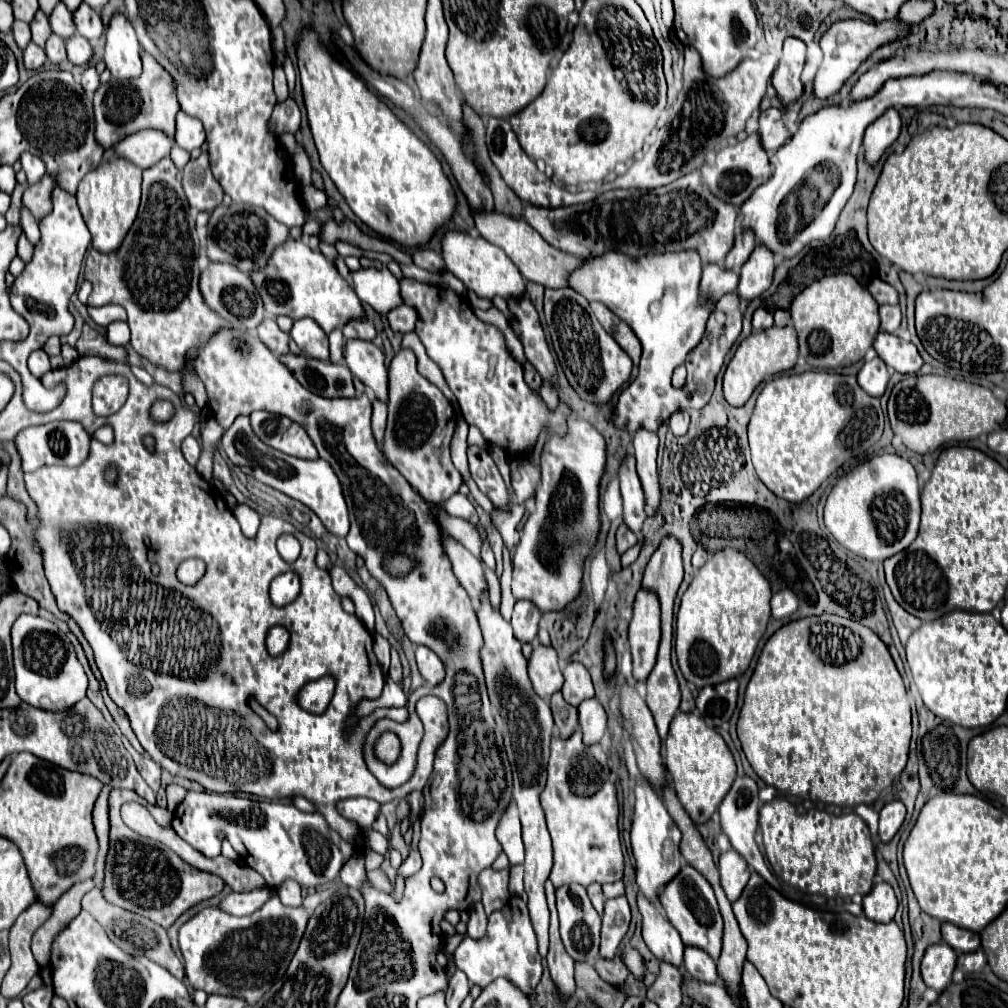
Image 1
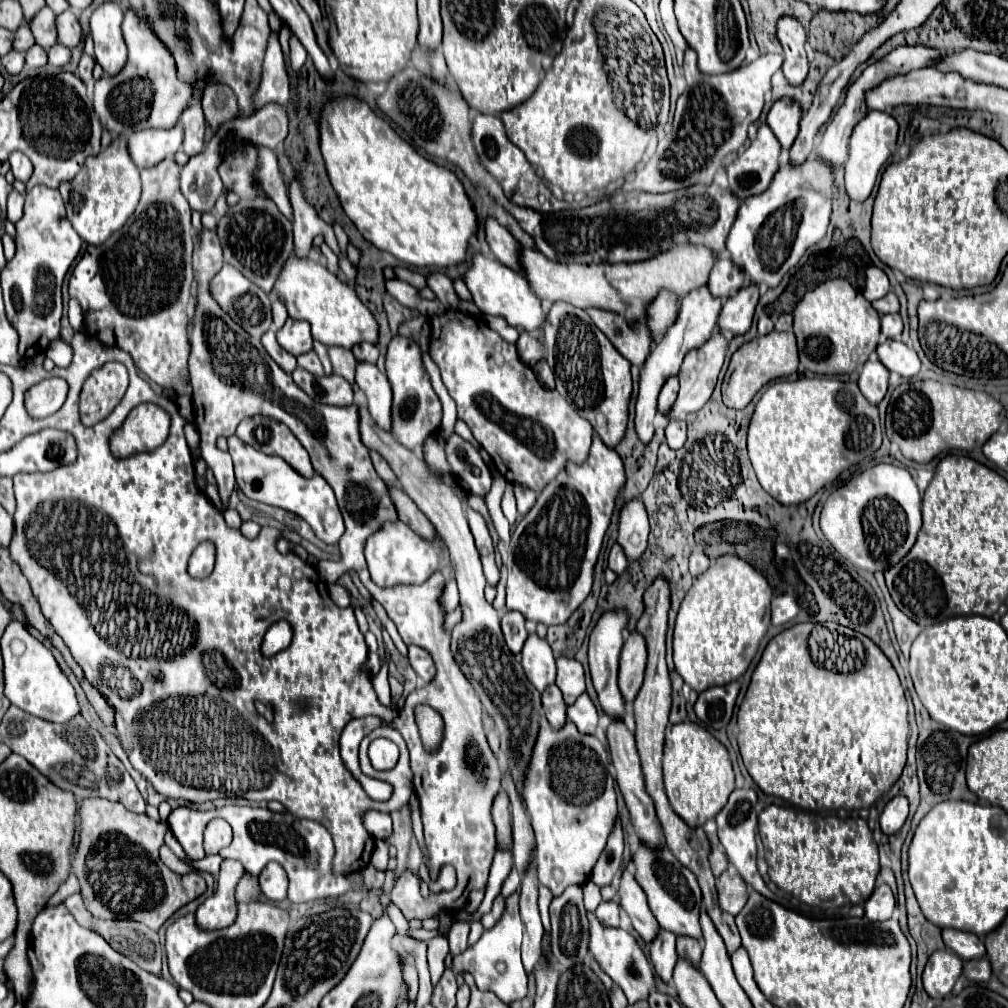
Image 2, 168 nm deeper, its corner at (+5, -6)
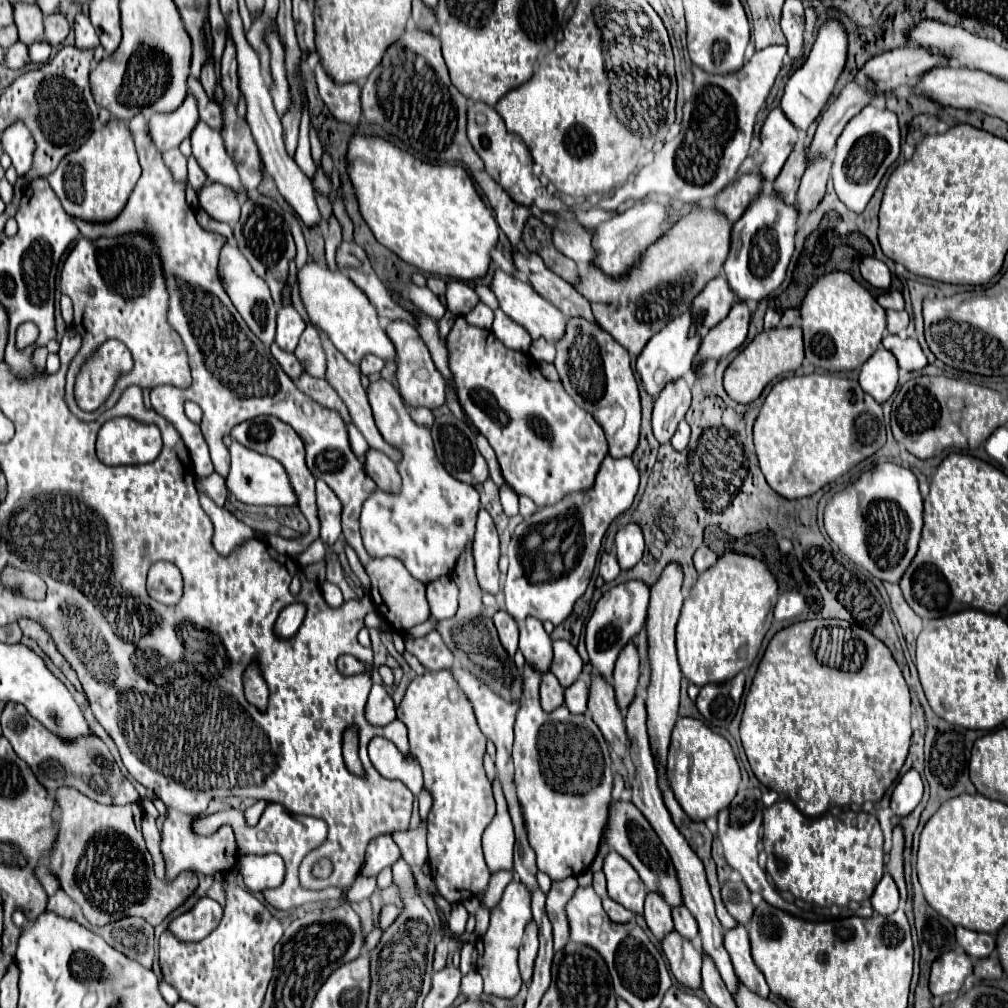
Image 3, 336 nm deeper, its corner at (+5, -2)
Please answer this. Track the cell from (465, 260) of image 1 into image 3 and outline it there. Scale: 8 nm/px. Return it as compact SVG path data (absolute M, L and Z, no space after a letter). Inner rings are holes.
M496 270L490 288L492 288L492 292L494 292L496 298L498 298L502 312L508 314L508 316L510 316L514 322L518 322L520 326L524 326L524 328L530 332L532 340L544 338L546 342L554 344L554 342L558 342L558 338L562 338L562 334L566 332L566 318L564 318L564 314L562 314L556 306L552 306L546 298L542 298L530 284L526 284L526 282L518 280L516 276L510 276L510 274L502 272L502 270Z

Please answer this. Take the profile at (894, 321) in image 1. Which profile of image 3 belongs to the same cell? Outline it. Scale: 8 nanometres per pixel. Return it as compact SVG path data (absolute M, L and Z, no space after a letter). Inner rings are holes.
M888 310L886 316L888 316L888 332L890 334L902 334L908 328L908 314L904 310L902 312Z

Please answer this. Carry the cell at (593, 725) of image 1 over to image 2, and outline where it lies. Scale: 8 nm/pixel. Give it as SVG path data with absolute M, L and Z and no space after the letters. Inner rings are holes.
M582 694L572 706L568 706L568 720L576 724L582 734L594 734L598 726L598 712L588 694Z

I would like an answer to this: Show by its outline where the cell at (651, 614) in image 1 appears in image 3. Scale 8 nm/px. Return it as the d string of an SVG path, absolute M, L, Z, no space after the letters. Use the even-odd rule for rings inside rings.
M630 642L624 646L616 660L614 668L614 692L616 692L616 702L622 714L626 714L626 708L634 700L634 690L638 684L638 650Z

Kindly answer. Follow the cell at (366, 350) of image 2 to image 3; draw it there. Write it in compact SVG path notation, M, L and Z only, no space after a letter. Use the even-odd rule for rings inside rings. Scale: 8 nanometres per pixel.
M366 356L360 364L360 370L364 376L370 376L370 374L376 374L384 368L384 362L378 358L378 356Z

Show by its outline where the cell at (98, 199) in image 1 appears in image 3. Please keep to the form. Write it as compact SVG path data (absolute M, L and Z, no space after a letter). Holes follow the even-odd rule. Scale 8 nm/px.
M112 118L100 130L90 134L90 138L78 150L72 150L66 154L66 158L62 158L54 174L50 174L48 184L60 198L68 216L102 222L112 220L122 212L138 178L140 164L132 134L124 122Z

